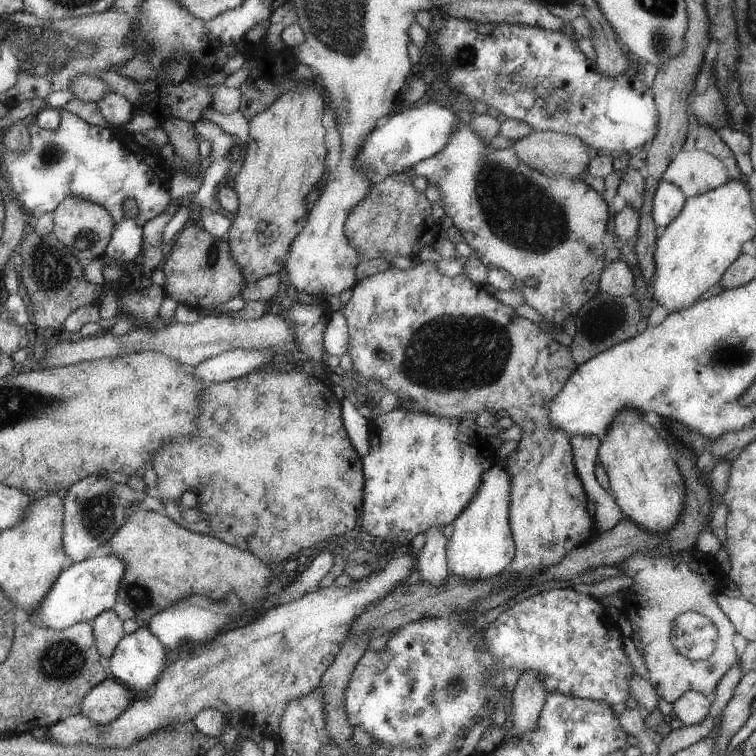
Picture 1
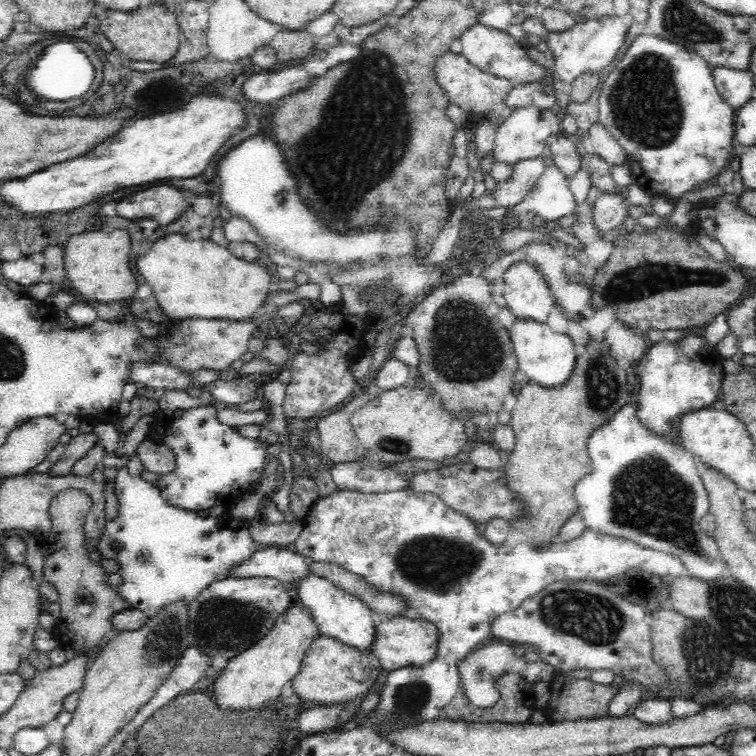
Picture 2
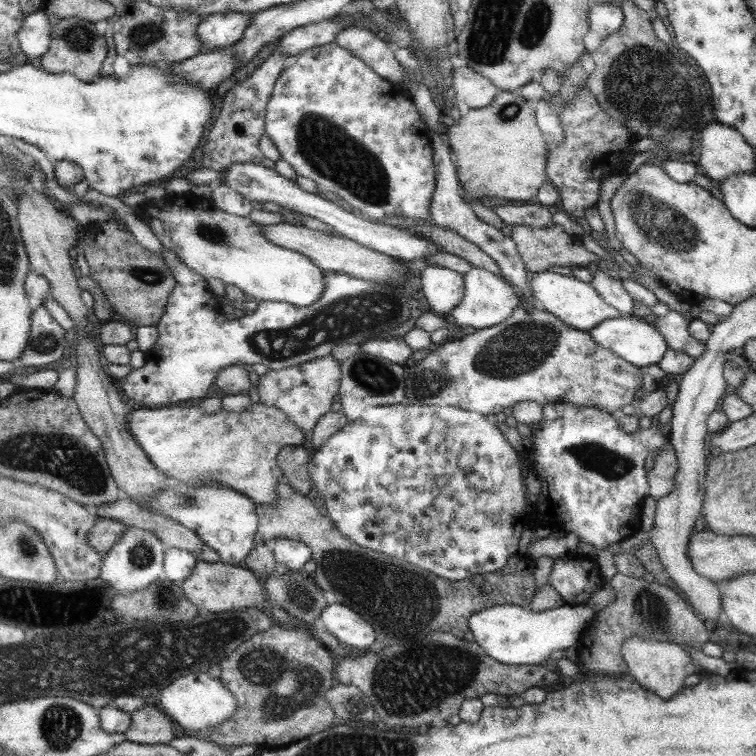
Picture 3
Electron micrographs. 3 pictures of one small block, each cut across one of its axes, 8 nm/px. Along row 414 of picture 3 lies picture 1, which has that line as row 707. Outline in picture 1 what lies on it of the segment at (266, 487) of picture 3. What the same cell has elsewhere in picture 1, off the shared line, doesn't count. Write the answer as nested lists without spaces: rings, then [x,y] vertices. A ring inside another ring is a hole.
[[[403,552],[399,556],[390,556],[373,573],[368,574],[364,579],[353,581],[351,586],[335,587],[327,585],[326,587],[317,587],[309,593],[295,601],[290,601],[282,605],[271,607],[263,611],[261,616],[257,616],[253,621],[239,626],[235,630],[227,630],[226,633],[217,634],[215,638],[202,643],[195,654],[178,658],[166,666],[158,680],[150,688],[144,698],[137,699],[130,708],[125,709],[114,721],[106,725],[98,725],[85,715],[77,714],[64,718],[47,728],[43,738],[53,741],[55,744],[63,747],[73,745],[89,745],[93,748],[111,747],[115,749],[126,749],[140,739],[145,739],[149,734],[153,735],[158,731],[163,731],[166,727],[179,726],[179,724],[190,725],[192,718],[201,709],[218,710],[222,716],[234,711],[241,718],[244,714],[253,716],[253,724],[262,728],[260,734],[263,738],[277,739],[280,729],[280,717],[288,702],[293,701],[311,693],[317,686],[325,669],[333,662],[337,651],[340,649],[341,642],[346,637],[349,626],[359,614],[387,597],[394,589],[403,584],[404,581],[415,570],[417,554],[412,552]],[[285,642],[288,642],[288,654],[283,652]]]

